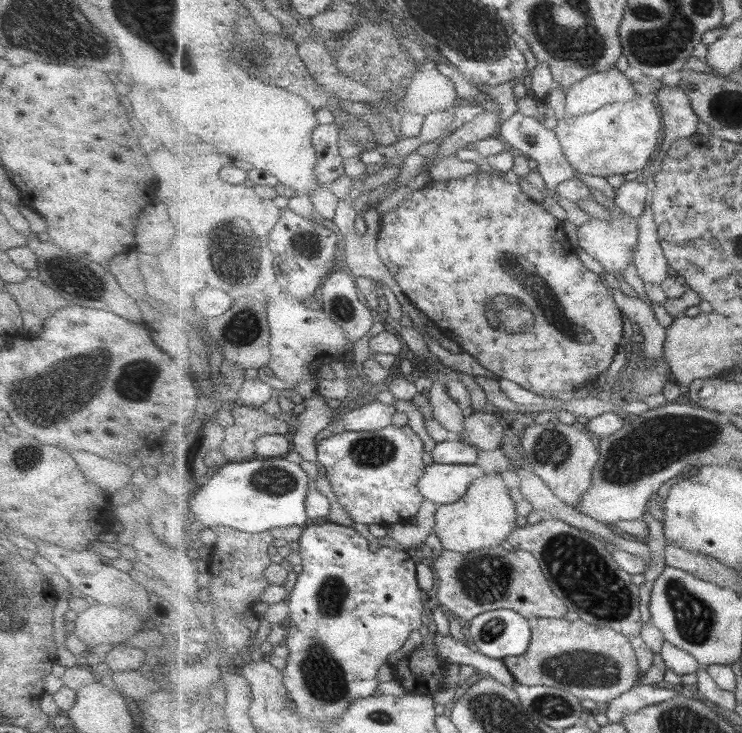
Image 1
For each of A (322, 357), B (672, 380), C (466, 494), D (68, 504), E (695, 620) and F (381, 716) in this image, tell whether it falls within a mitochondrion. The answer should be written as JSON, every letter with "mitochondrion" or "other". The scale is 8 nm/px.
{"A":"other","B":"other","C":"other","D":"other","E":"mitochondrion","F":"mitochondrion"}

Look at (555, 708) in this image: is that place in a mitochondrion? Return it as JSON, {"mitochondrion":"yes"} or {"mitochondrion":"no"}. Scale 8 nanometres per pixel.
{"mitochondrion":"yes"}

